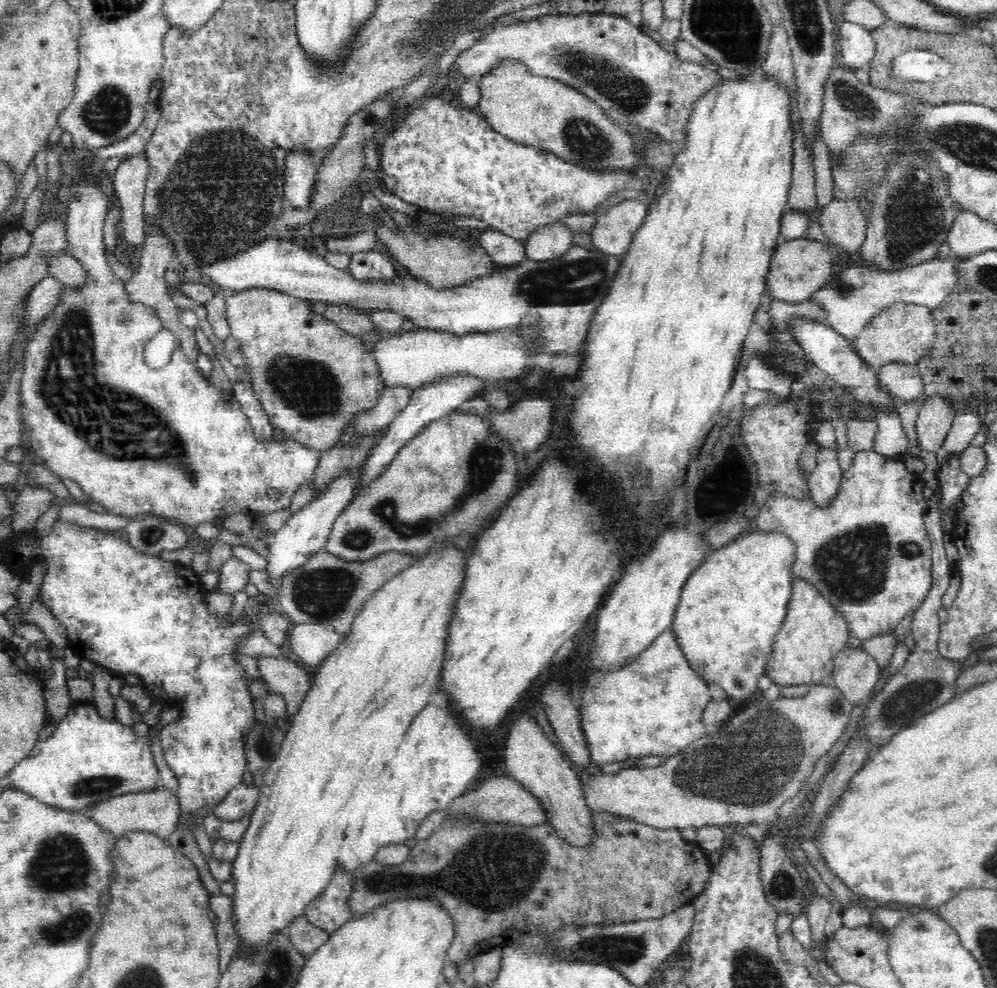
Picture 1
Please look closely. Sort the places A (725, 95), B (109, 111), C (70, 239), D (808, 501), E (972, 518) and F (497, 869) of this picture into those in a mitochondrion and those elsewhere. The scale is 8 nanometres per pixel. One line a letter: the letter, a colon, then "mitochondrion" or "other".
A: other
B: mitochondrion
C: other
D: other
E: other
F: mitochondrion

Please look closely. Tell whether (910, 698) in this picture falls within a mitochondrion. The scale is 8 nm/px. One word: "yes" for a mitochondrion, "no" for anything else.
yes

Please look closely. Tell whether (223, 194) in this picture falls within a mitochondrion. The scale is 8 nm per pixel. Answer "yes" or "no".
yes

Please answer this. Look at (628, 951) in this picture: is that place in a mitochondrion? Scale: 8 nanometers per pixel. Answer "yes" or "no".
yes

